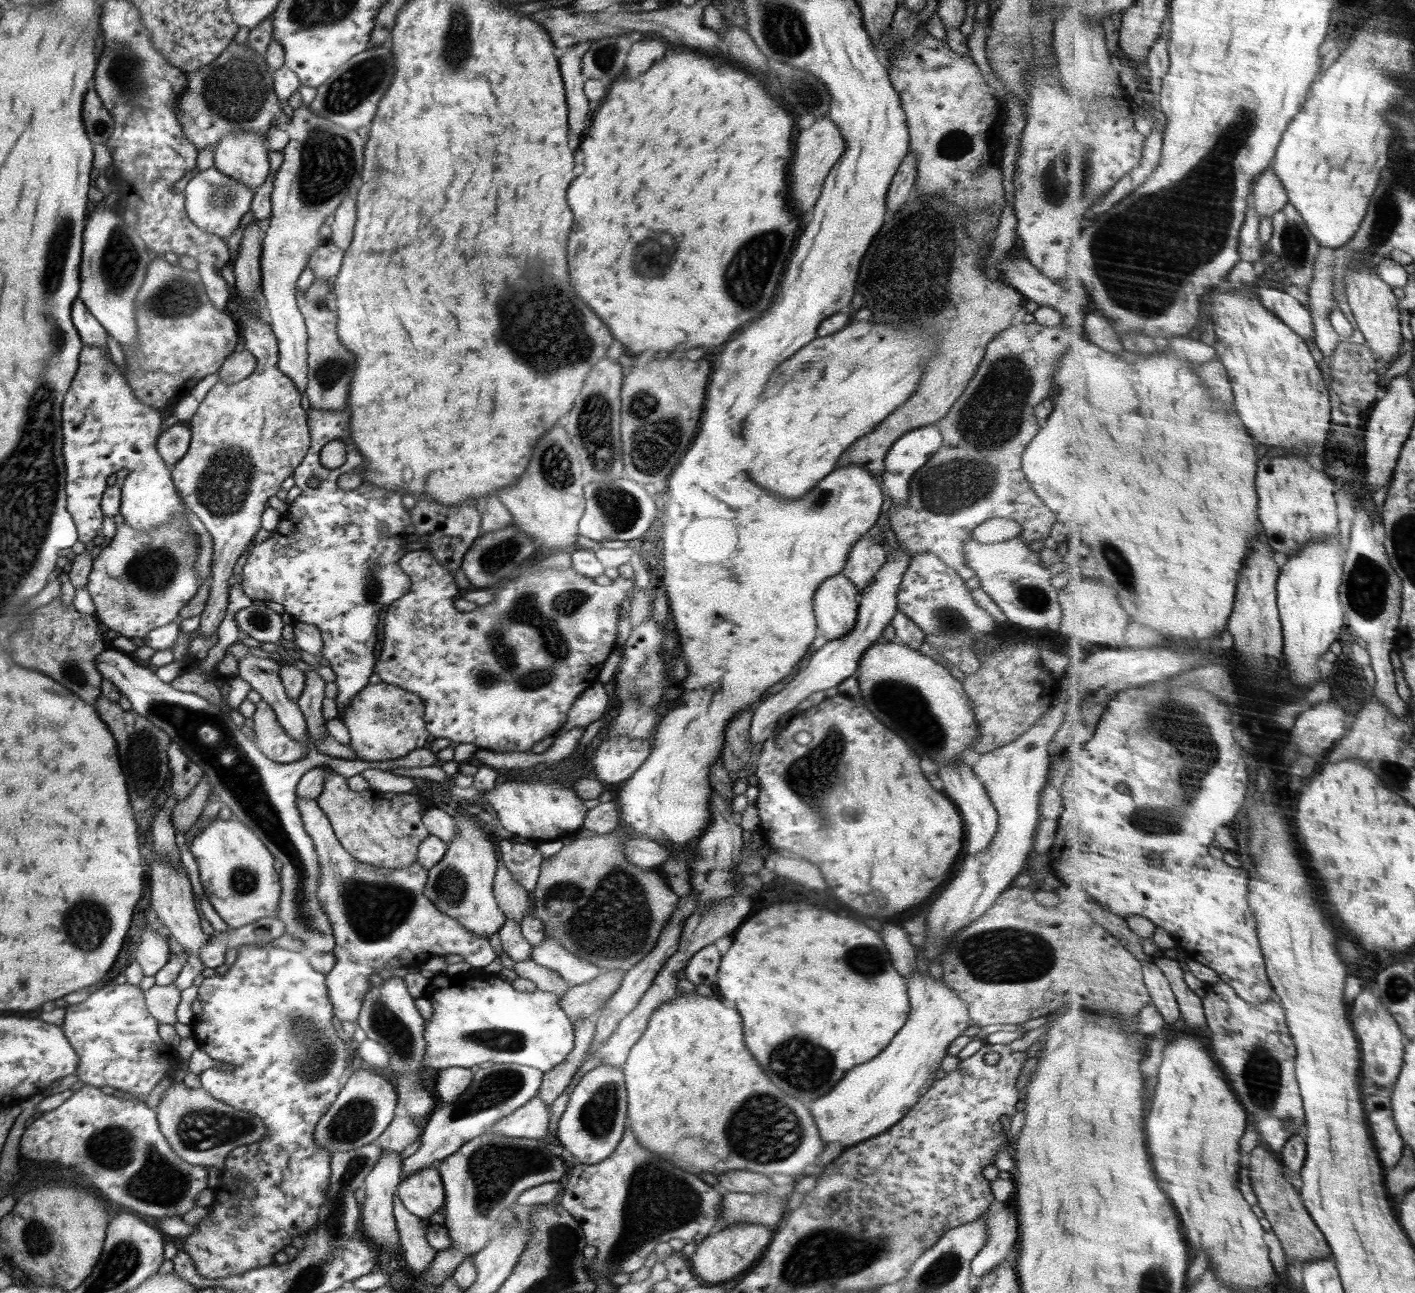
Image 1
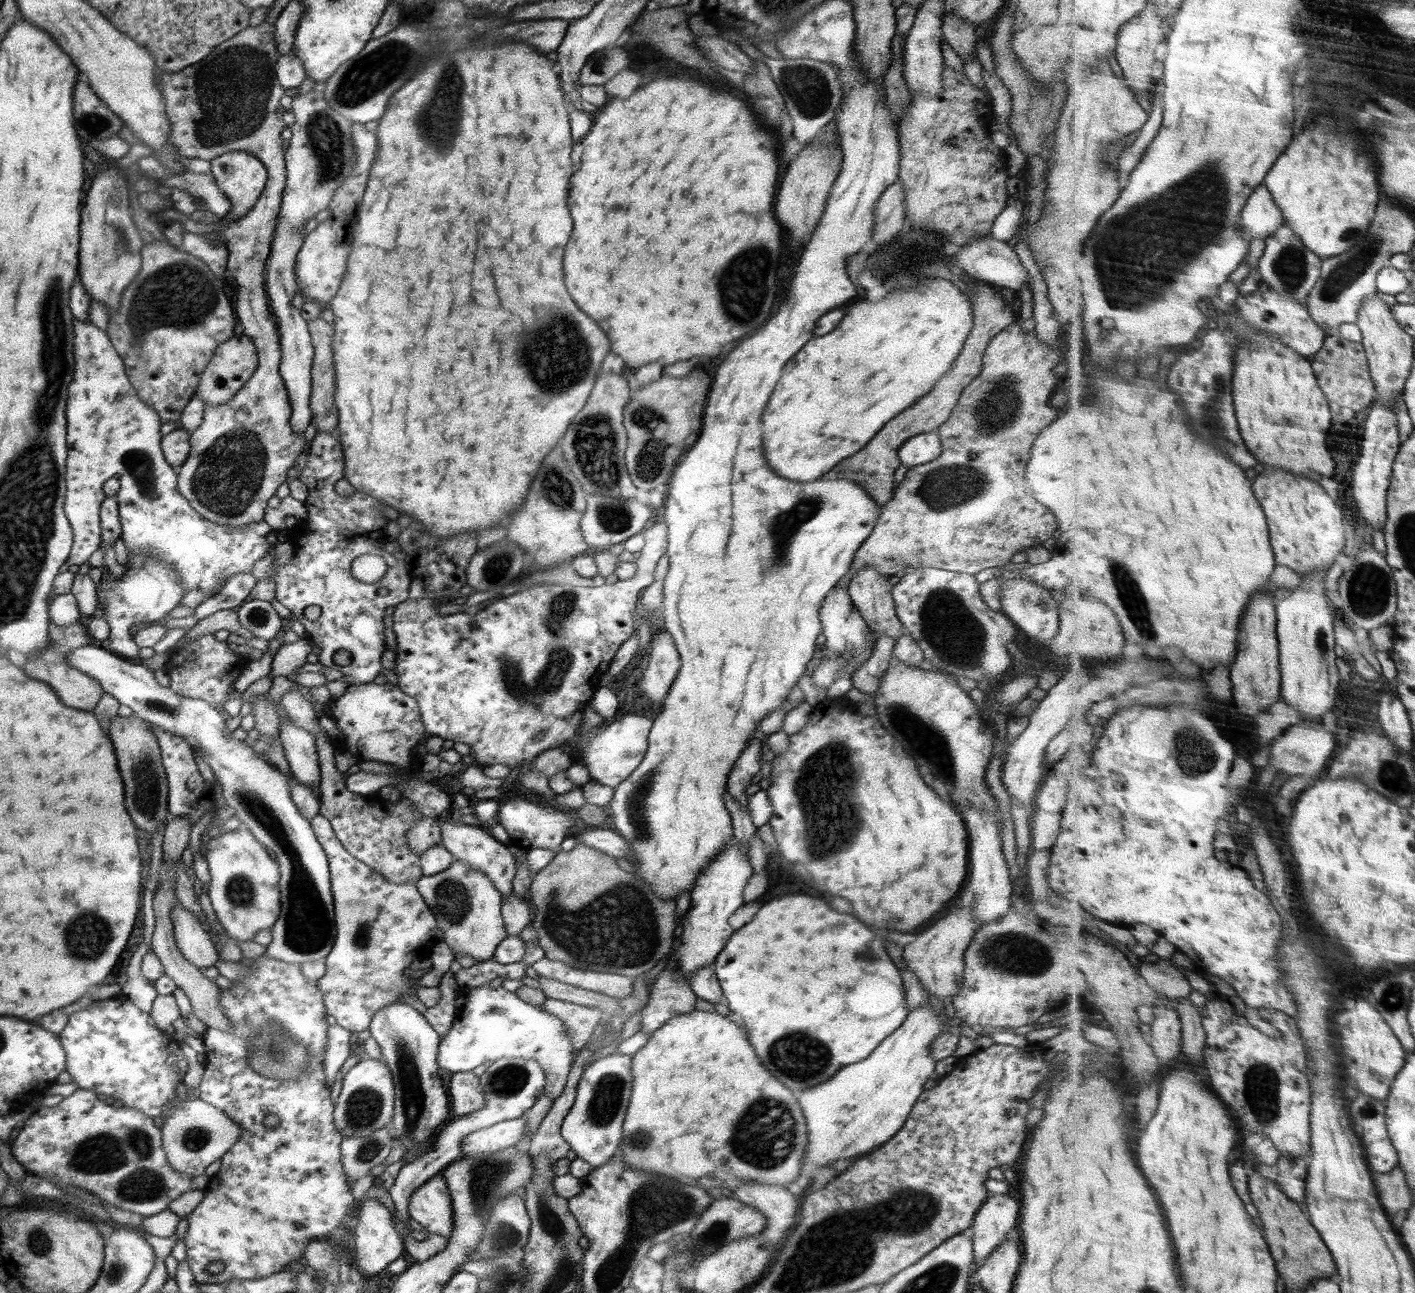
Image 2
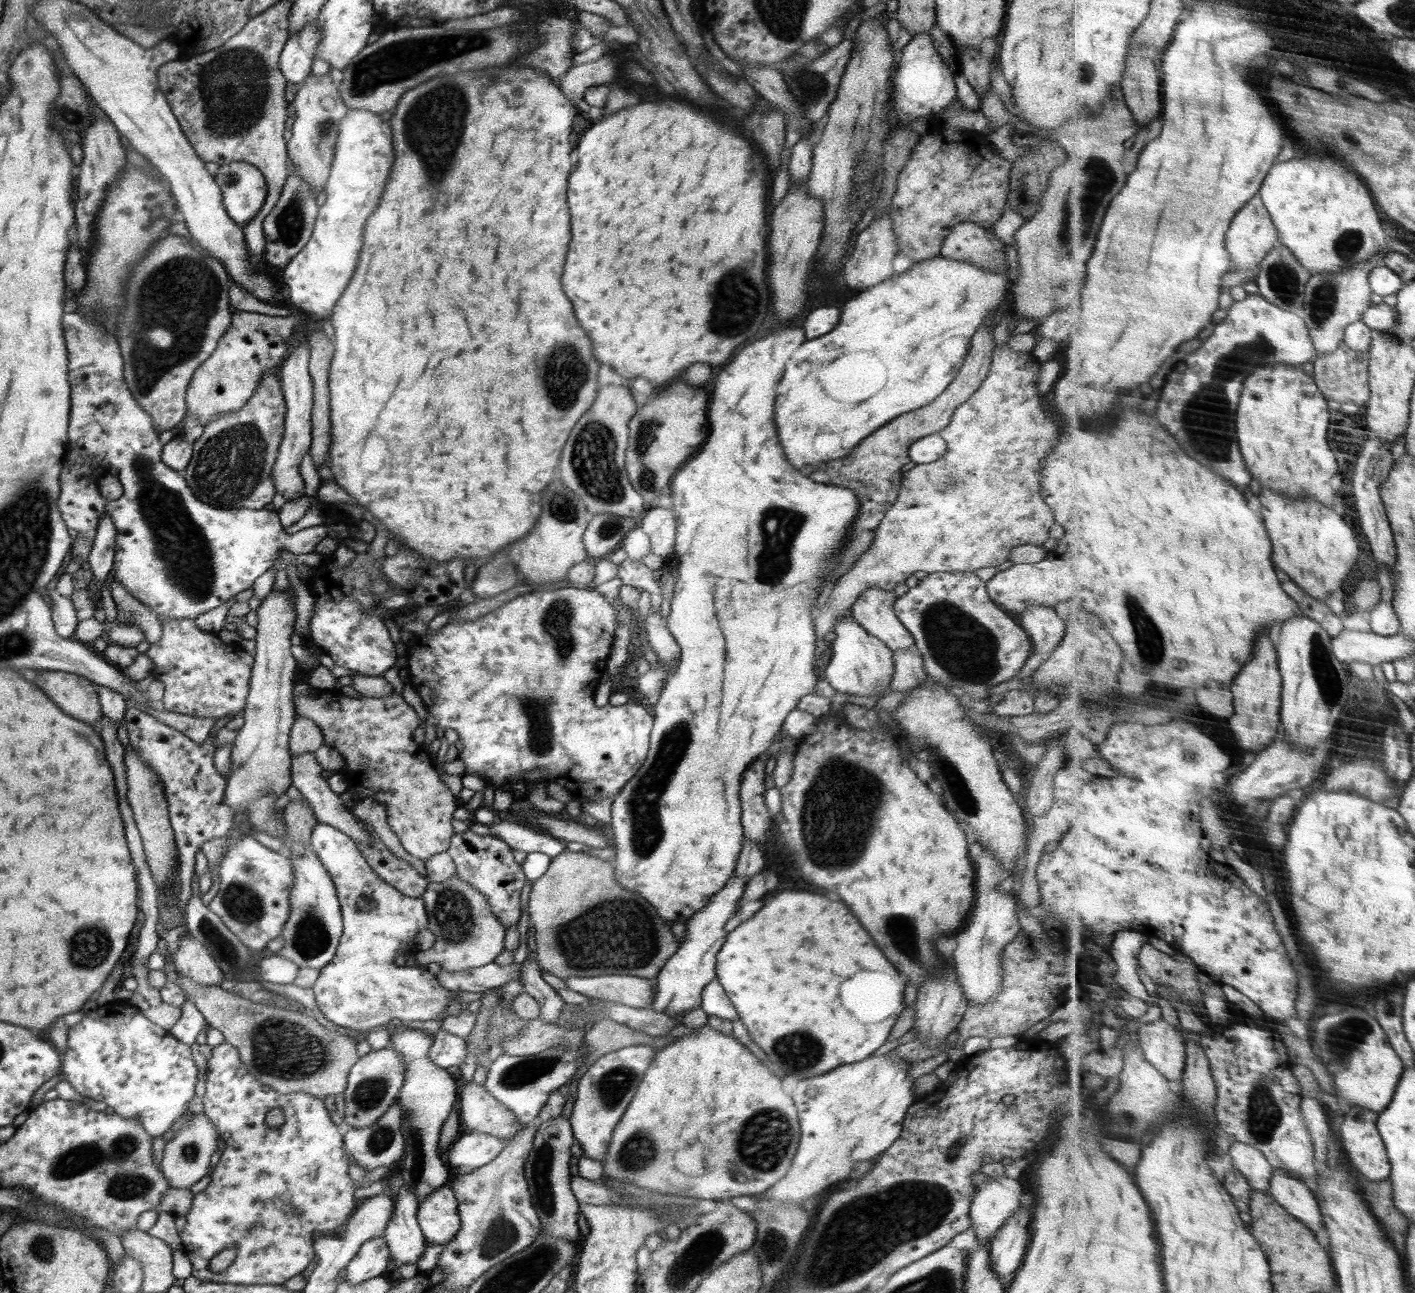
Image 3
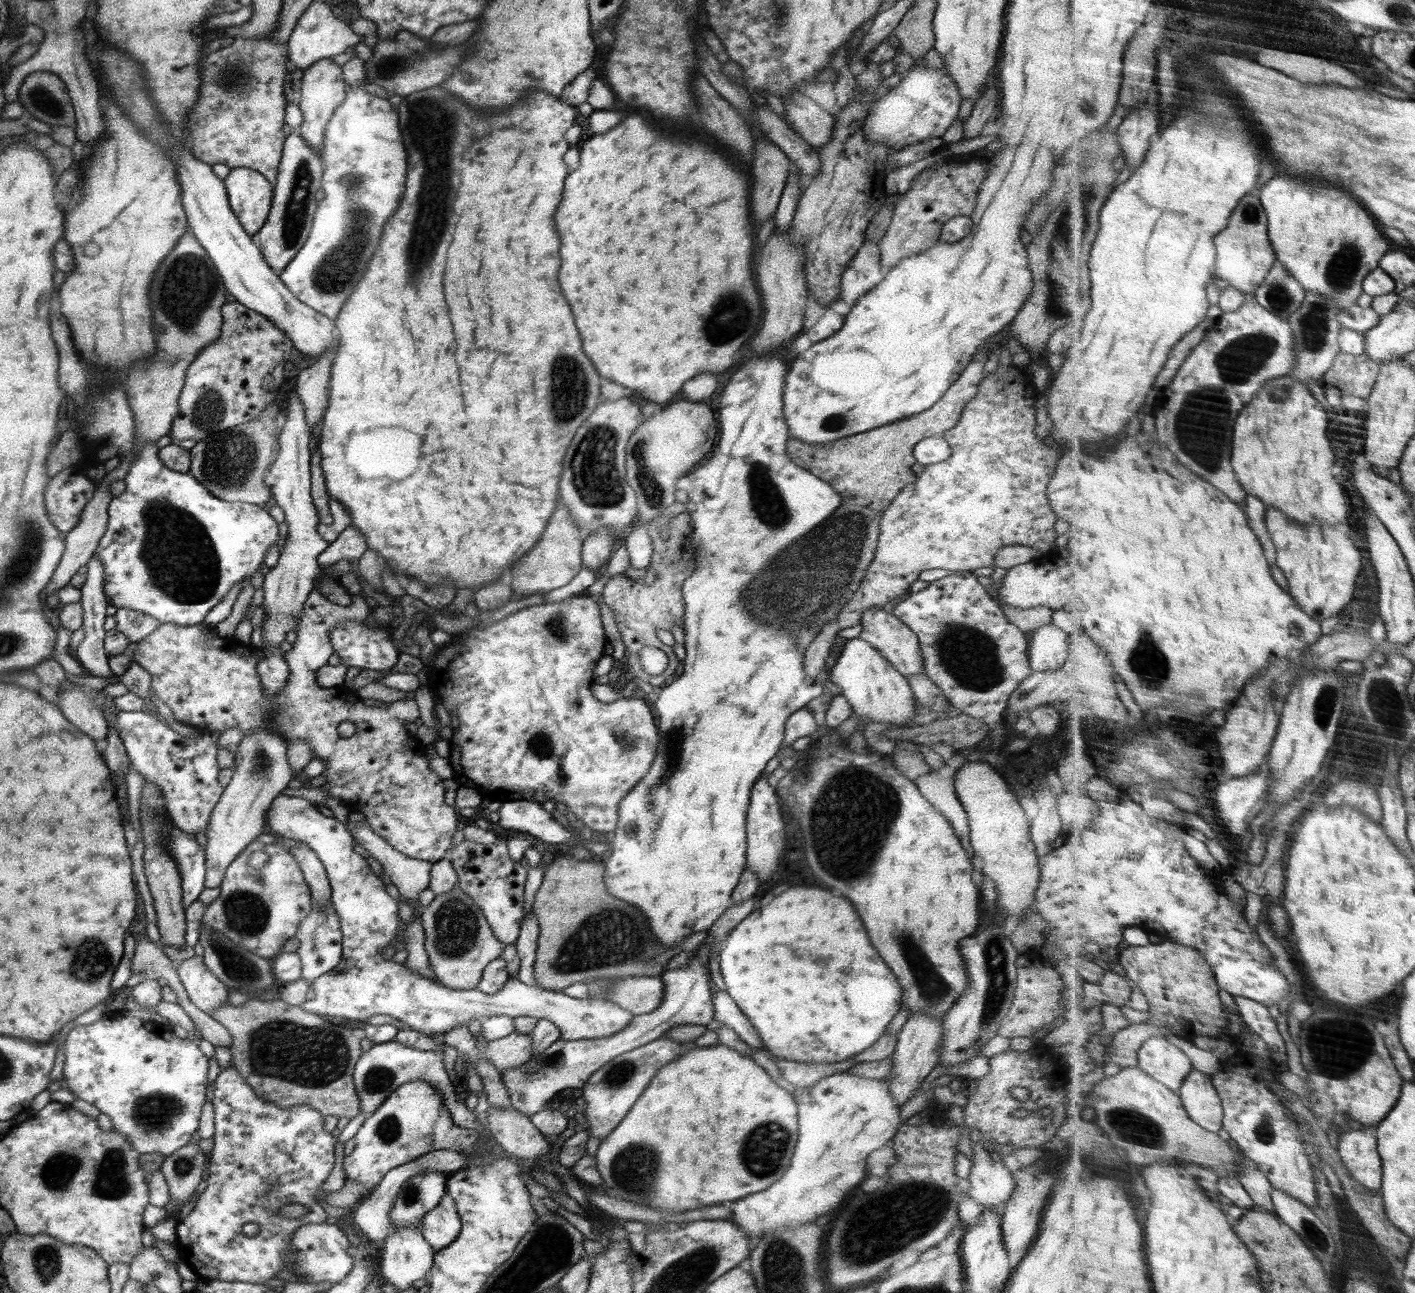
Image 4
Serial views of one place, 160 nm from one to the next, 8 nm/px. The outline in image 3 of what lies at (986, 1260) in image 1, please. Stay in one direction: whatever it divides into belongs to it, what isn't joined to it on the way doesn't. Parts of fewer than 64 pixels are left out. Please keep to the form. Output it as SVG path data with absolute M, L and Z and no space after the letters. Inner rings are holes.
M1006 1175L997 1177L986 1177L984 1183L976 1186L973 1194L969 1215L974 1222L971 1228L976 1232L979 1246L986 1245L994 1236L995 1231L1006 1222L1006 1219L1020 1206L1019 1196L1022 1195L1020 1183L1012 1180Z

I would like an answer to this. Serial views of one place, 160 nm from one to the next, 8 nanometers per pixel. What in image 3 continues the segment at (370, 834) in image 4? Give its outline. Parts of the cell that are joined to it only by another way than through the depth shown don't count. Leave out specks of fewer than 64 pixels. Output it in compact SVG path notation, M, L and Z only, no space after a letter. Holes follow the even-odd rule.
M305 752L304 754L292 754L291 758L291 785L294 789L300 792L301 796L308 800L309 805L312 807L315 817L321 823L329 824L338 830L346 833L353 841L369 842L369 832L363 827L363 824L351 813L345 809L339 794L334 793L328 786L327 774L318 765L314 752Z

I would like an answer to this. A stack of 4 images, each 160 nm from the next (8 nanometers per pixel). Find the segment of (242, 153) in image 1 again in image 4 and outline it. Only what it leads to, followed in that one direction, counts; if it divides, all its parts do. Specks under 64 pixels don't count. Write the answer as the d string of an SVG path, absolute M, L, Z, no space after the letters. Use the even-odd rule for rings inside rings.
M245 167L230 169L223 183L229 194L229 205L242 228L251 236L255 235L271 209L272 184L260 172Z

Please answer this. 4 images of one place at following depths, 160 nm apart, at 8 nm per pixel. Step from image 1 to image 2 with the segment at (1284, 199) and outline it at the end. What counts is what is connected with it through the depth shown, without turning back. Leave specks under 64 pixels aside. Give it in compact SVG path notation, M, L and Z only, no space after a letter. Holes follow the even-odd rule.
M1266 184L1260 185L1243 212L1241 228L1246 240L1271 238L1285 224L1284 211Z

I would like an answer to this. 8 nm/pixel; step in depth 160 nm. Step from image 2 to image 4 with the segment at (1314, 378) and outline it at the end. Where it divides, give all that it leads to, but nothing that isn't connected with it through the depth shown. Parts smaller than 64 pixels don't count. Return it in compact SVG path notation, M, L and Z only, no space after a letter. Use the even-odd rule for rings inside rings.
M1290 375L1270 381L1237 419L1233 467L1240 484L1244 484L1244 488L1250 494L1260 496L1266 504L1286 513L1292 522L1312 524L1319 520L1332 526L1345 523L1350 512L1348 512L1344 487L1338 484L1336 476L1332 474L1332 468L1336 464L1336 454L1332 448L1332 440L1328 436L1328 428L1330 428L1328 412L1314 398L1308 385L1296 381Z

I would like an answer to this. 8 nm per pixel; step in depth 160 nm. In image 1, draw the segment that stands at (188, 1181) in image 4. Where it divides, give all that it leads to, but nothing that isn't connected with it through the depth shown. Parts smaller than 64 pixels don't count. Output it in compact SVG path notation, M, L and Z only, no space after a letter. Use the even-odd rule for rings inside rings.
M177 1069L173 1074L176 1081L168 1087L158 1105L157 1121L159 1130L172 1147L172 1150L188 1164L215 1166L222 1170L228 1153L264 1139L266 1126L256 1114L238 1110L225 1102L212 1098L203 1088L191 1089L184 1084L187 1070Z

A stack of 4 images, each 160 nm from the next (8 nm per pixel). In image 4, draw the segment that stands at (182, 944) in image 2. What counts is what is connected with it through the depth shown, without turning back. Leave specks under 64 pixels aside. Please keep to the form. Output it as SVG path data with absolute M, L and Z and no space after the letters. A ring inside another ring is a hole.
M195 955L182 960L175 968L189 1000L202 1012L210 1015L215 1008L228 1002L230 990L208 970L203 957Z

